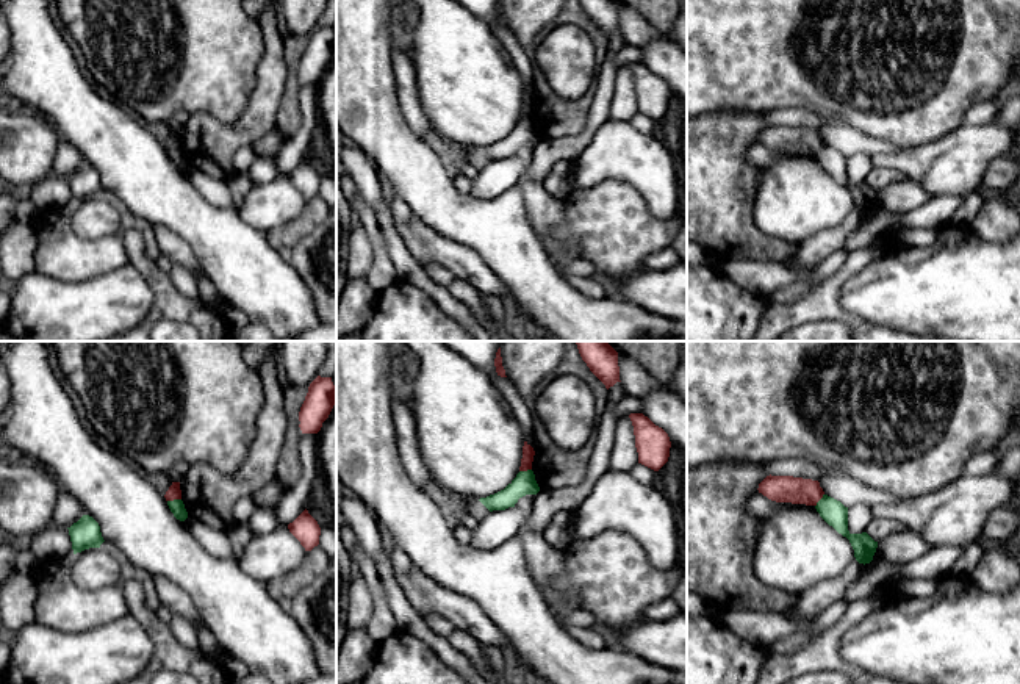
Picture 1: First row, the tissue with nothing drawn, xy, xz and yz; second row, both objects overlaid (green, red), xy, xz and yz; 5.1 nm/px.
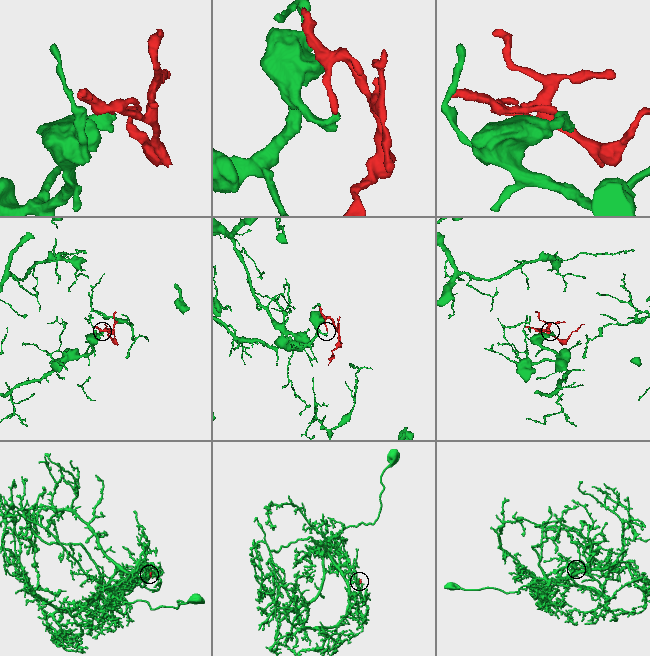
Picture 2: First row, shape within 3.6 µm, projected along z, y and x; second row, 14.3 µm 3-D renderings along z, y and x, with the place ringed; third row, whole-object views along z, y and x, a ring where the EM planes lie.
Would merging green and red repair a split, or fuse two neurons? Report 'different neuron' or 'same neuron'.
different neuron

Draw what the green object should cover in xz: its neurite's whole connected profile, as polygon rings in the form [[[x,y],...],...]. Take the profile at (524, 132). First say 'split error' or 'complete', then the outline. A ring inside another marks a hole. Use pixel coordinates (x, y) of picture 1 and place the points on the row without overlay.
complete | [[[532,119],[519,121],[516,127],[501,141],[480,147],[479,150],[490,160],[505,160],[515,157],[519,147],[537,144],[540,136]]]

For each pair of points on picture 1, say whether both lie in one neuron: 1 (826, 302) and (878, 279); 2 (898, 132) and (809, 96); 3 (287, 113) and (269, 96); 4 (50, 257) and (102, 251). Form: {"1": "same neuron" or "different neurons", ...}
{"1": "different neurons", "2": "same neuron", "3": "different neurons", "4": "same neuron"}

